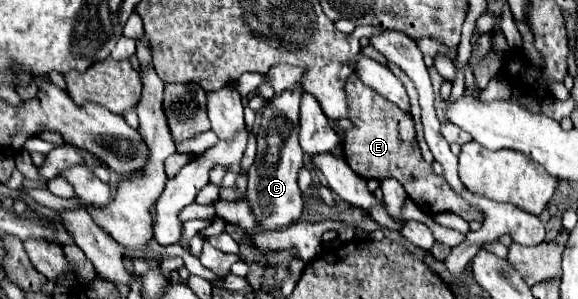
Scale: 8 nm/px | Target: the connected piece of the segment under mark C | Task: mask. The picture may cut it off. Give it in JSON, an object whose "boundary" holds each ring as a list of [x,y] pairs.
{"boundary":[[[301,84],[287,88],[283,94],[273,96],[267,104],[269,110],[261,114],[261,128],[257,134],[257,158],[249,168],[249,184],[245,202],[257,214],[257,226],[263,230],[275,230],[289,226],[303,212],[301,190],[297,186],[299,170],[305,166],[305,152],[299,144],[299,102],[303,96]]]}

